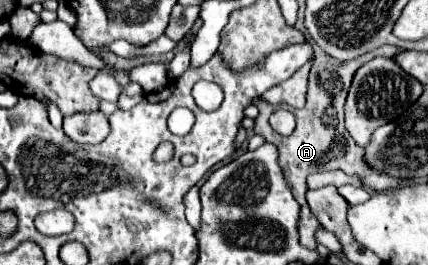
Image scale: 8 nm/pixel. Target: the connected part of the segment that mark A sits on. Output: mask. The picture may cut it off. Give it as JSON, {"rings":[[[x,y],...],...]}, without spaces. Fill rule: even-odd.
{"rings":[[[310,40],[307,42],[312,45],[313,49],[315,48],[315,63],[313,63],[311,73],[309,73],[307,103],[305,103],[305,107],[303,107],[303,109],[287,107],[287,109],[289,109],[289,111],[293,111],[293,113],[295,113],[295,117],[297,117],[297,127],[295,127],[295,131],[293,131],[289,137],[283,137],[283,135],[279,135],[279,133],[275,133],[275,131],[269,127],[269,113],[271,113],[271,111],[267,111],[267,103],[265,103],[263,99],[257,99],[257,101],[253,101],[253,105],[257,105],[257,107],[259,107],[259,117],[255,119],[255,133],[263,135],[269,143],[273,143],[273,145],[277,145],[277,147],[279,147],[279,163],[281,163],[281,167],[285,169],[285,175],[287,175],[287,177],[289,177],[289,181],[291,181],[293,195],[295,195],[297,203],[301,205],[301,217],[299,217],[299,235],[301,235],[301,245],[303,245],[303,247],[307,247],[307,249],[317,249],[315,231],[321,227],[321,223],[313,217],[313,213],[311,213],[311,209],[309,209],[309,205],[307,205],[307,201],[305,201],[305,193],[307,193],[307,183],[305,183],[305,179],[307,179],[311,173],[321,173],[321,171],[341,169],[341,171],[345,171],[345,173],[349,173],[349,175],[361,175],[361,177],[363,177],[363,183],[365,183],[371,191],[399,189],[399,187],[407,185],[407,181],[405,181],[405,179],[391,177],[391,175],[387,175],[387,173],[383,173],[383,171],[373,171],[373,169],[367,165],[367,161],[365,161],[365,149],[361,149],[361,147],[353,141],[353,137],[347,133],[345,123],[343,123],[343,105],[345,105],[345,97],[347,97],[347,93],[349,93],[349,87],[351,87],[353,75],[355,75],[355,71],[357,71],[361,65],[365,65],[367,61],[371,61],[377,53],[373,51],[373,53],[367,53],[365,57],[357,57],[357,59],[347,61],[347,63],[339,63],[339,65],[337,65],[337,63],[333,63],[333,65],[331,65],[331,61],[333,61],[333,59],[331,59],[325,51],[322,49],[318,50],[317,46],[313,46],[314,44]],[[329,69],[333,69],[333,71],[331,71],[331,73],[333,73],[333,77],[319,77],[319,73],[321,73],[321,71],[329,71]]]}

